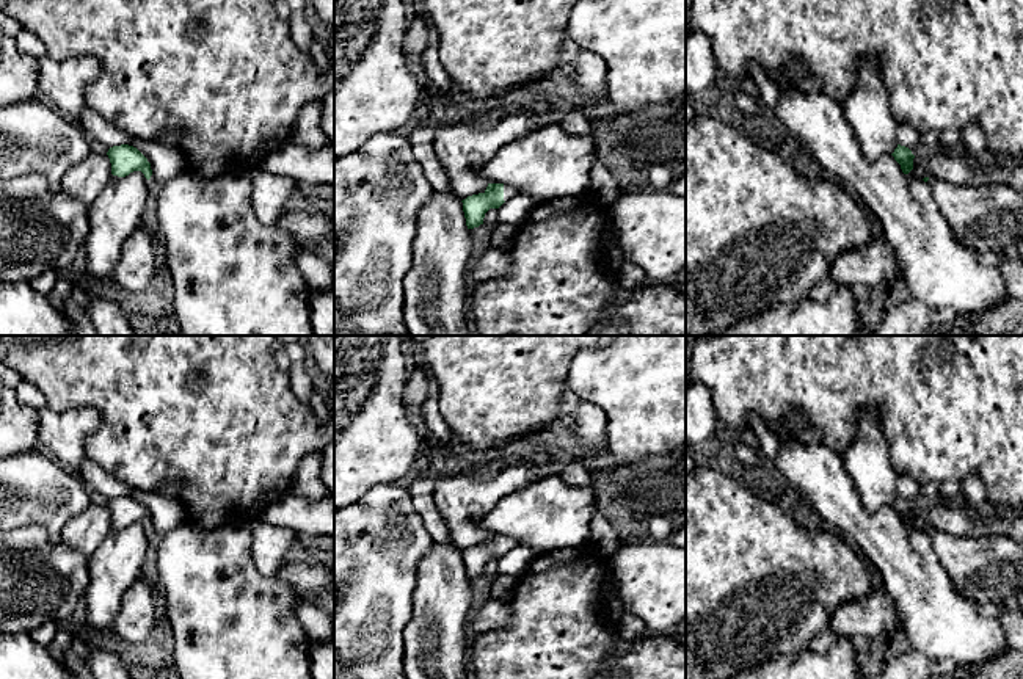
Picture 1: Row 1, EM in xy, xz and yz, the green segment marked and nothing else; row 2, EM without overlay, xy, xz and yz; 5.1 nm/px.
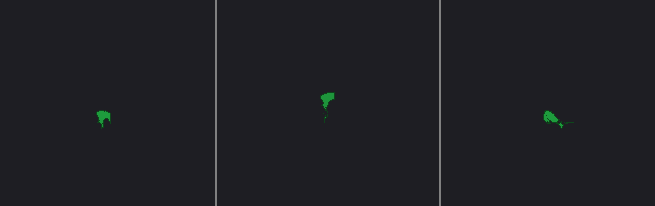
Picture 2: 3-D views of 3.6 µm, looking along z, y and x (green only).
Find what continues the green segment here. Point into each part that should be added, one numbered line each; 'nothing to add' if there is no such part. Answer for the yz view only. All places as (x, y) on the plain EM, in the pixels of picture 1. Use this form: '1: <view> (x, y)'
nothing to add

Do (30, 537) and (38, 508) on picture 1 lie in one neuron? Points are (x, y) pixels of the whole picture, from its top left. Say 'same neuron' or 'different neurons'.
different neurons

